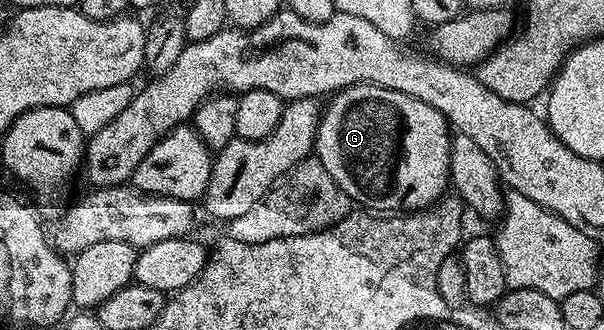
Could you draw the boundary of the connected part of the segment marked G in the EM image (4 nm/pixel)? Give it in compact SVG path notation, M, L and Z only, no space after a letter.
M357 82L354 86L344 86L342 90L336 90L330 95L331 103L325 106L319 120L319 130L315 133L314 153L317 155L320 164L337 180L337 184L347 195L352 203L361 205L363 208L370 208L375 212L414 212L426 210L429 206L434 206L440 198L444 197L449 190L450 179L450 142L453 135L452 127L449 125L447 117L437 108L409 96L405 92L390 90L384 86L373 86L369 82Z

